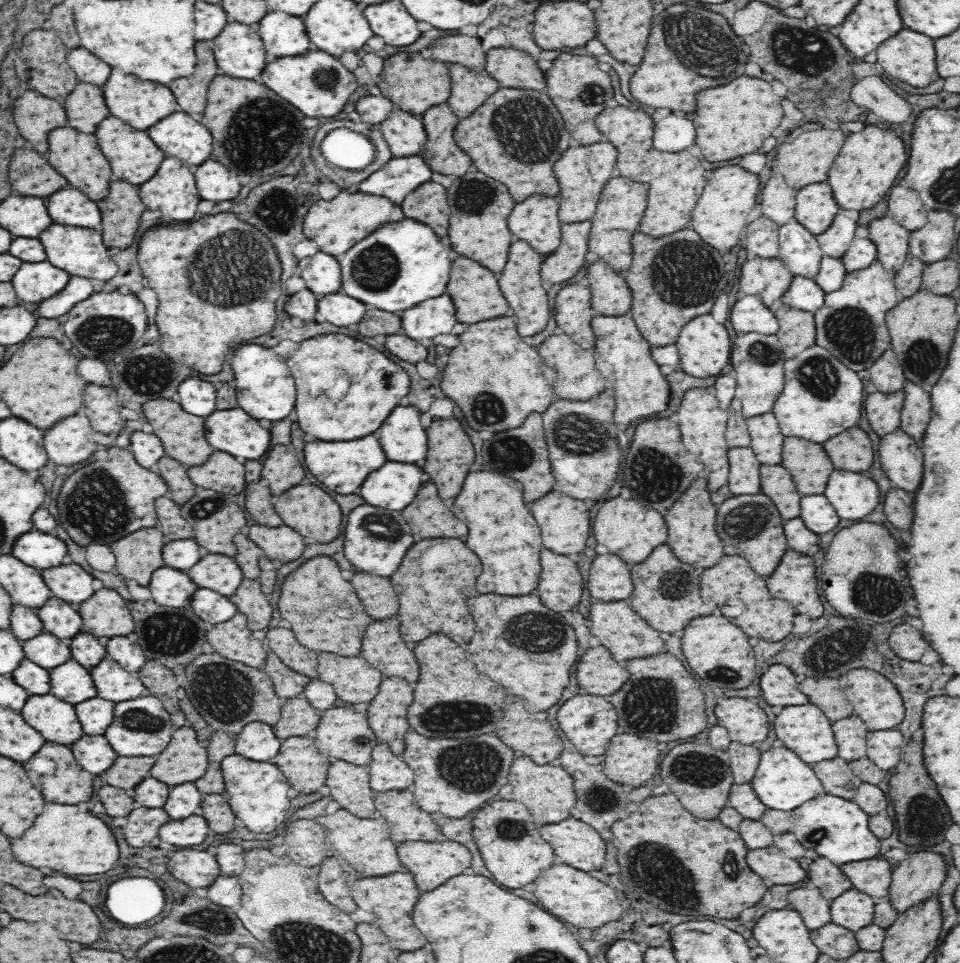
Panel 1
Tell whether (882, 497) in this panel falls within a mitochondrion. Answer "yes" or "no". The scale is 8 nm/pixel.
no

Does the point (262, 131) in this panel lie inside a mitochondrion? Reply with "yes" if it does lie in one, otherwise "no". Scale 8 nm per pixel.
yes

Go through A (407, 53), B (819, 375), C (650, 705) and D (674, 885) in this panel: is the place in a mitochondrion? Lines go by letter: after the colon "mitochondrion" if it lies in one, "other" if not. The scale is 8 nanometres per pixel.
A: other
B: mitochondrion
C: mitochondrion
D: mitochondrion

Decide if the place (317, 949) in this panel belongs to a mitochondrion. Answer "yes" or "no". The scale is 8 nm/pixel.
yes

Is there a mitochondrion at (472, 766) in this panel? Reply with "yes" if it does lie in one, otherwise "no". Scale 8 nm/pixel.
yes

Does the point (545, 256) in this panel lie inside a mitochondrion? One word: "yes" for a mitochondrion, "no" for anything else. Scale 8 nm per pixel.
no

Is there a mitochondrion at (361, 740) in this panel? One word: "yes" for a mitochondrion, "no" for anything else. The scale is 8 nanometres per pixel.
yes

